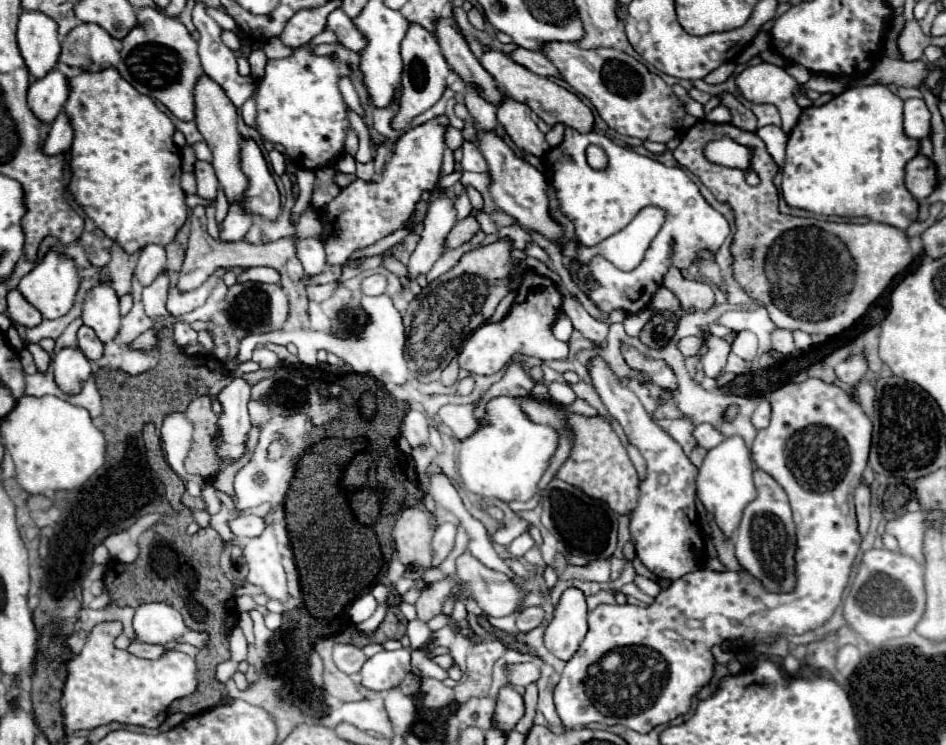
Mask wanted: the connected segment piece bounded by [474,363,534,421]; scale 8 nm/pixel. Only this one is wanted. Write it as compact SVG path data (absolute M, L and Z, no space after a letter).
M510 363L506 375L494 383L488 391L484 391L480 395L480 399L476 401L476 409L474 409L474 417L482 421L484 417L484 403L494 397L494 395L528 395L530 389L534 387L534 383L528 379L528 375L522 371L520 363Z

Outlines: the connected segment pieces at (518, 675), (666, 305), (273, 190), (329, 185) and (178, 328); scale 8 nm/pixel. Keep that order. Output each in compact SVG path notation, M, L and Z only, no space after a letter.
M516 663L516 665L506 665L508 681L514 687L526 687L534 681L540 679L540 669L534 663Z
M660 287L656 291L656 295L652 297L652 301L650 301L650 307L660 309L660 311L678 311L680 309L680 301L674 295L674 291L670 291L666 287Z
M242 139L240 145L240 169L248 177L248 191L244 191L244 211L264 219L278 219L280 193L268 161L254 139Z
M320 167L320 171L316 171L314 193L312 193L312 205L316 209L322 209L340 193L340 187L336 185L334 177L336 177L336 171L332 167Z
M180 321L174 325L174 341L179 347L198 343L198 333L188 323Z

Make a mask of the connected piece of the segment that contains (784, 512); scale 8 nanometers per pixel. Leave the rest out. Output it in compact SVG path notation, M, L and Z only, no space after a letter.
M754 471L756 499L746 505L742 513L740 527L736 529L734 545L736 557L748 573L764 583L768 591L792 591L794 587L794 551L796 551L796 533L792 523L792 513L788 505L786 491L768 475L766 471Z

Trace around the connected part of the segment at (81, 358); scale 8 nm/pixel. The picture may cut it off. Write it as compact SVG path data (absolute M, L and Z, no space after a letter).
M64 347L54 355L54 377L60 389L68 393L78 393L86 379L90 377L90 361L78 347Z

